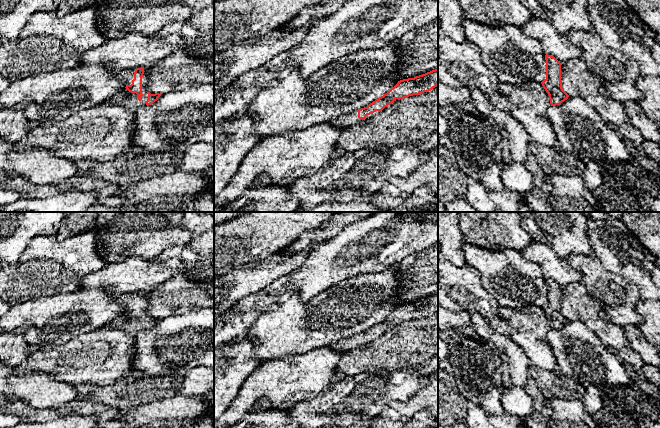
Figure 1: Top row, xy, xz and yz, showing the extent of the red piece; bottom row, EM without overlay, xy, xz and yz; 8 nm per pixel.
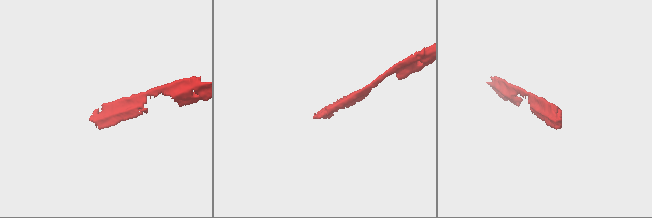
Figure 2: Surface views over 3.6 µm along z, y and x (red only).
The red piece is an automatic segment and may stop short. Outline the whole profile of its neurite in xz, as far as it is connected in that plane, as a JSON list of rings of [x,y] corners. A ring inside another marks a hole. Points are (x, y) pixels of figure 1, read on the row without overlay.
[[[438,292],[425,298],[398,305],[386,318],[379,321],[367,331],[353,335],[350,338],[330,343],[330,349],[338,352],[346,352],[355,349],[365,343],[377,339],[396,323],[404,323],[409,320],[429,316],[438,309]]]

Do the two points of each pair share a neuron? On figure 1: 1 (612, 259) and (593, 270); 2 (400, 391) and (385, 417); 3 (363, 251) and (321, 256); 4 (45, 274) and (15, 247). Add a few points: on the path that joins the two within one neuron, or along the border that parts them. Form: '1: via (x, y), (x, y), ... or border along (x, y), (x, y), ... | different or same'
1: border along (593, 255), (607, 270), (617, 273), (623, 278) | different
2: border along (416, 392), (404, 400), (391, 401), (376, 416) | different
3: via (353, 251), (346, 255), (331, 256) | same
4: border along (37, 236), (28, 244), (20, 256) | different

